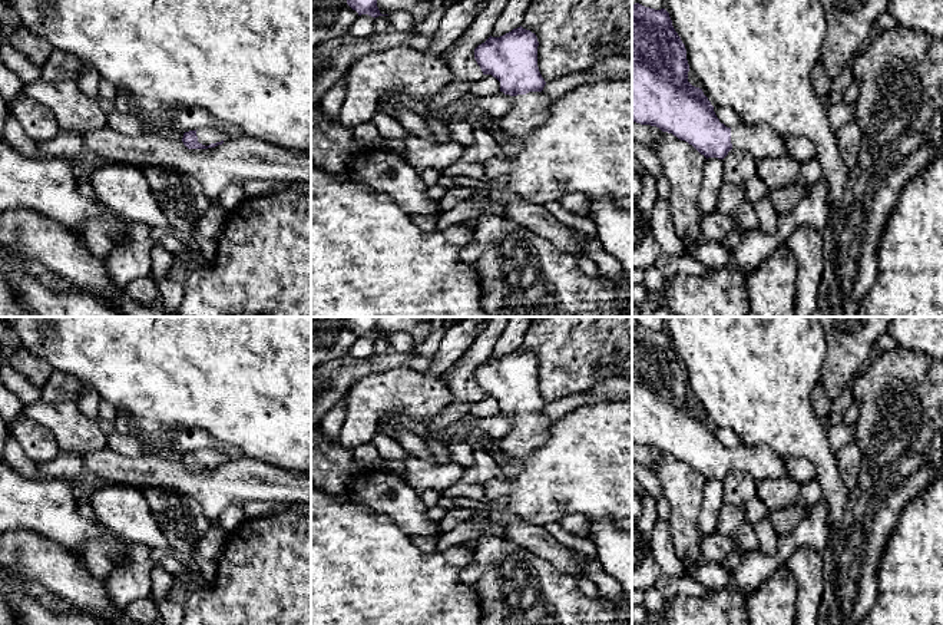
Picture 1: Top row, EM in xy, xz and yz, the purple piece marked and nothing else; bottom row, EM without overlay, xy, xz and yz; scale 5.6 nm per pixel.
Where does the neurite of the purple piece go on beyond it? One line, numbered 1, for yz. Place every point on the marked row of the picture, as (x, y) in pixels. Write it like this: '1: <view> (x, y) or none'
1: yz (760, 141)

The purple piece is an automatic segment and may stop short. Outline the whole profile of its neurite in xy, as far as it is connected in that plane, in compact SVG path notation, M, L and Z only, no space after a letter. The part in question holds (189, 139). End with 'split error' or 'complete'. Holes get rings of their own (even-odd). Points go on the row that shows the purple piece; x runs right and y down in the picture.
M206 126L183 133L182 142L188 149L208 149L222 145L228 139L224 129Z; split error

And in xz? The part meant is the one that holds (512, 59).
M522 26L500 37L489 37L474 49L474 59L483 75L492 75L500 82L500 92L514 97L512 109L499 119L500 129L509 136L523 138L540 128L549 119L550 97L542 93L546 82L537 67L537 37Z; split error

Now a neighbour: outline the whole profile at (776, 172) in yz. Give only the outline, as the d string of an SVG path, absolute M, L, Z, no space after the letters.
M790 153L782 158L761 159L757 161L755 175L772 192L801 179L801 162Z

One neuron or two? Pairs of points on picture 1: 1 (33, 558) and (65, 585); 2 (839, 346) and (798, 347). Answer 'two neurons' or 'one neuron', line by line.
1: one neuron
2: two neurons

